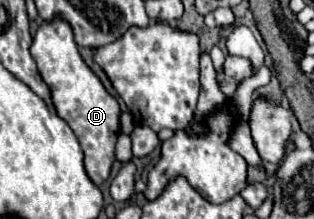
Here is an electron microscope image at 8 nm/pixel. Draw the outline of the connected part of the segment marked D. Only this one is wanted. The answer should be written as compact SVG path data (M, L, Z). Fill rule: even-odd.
M63 19L39 25L31 45L31 57L35 59L37 71L51 91L51 103L57 115L69 123L83 147L87 175L95 185L101 185L111 175L111 167L115 163L115 143L121 113L117 99L105 91L99 77L83 63L73 39L73 31Z

